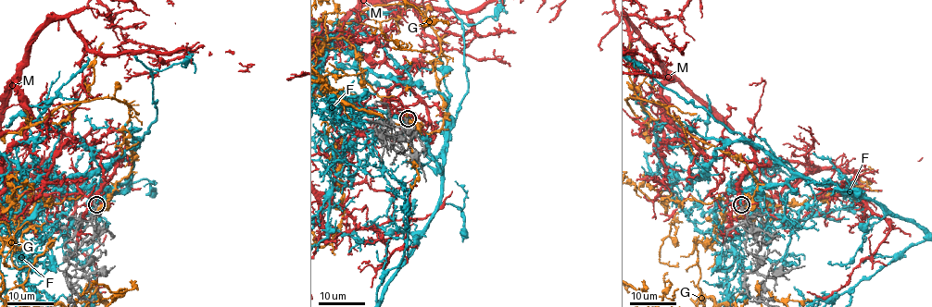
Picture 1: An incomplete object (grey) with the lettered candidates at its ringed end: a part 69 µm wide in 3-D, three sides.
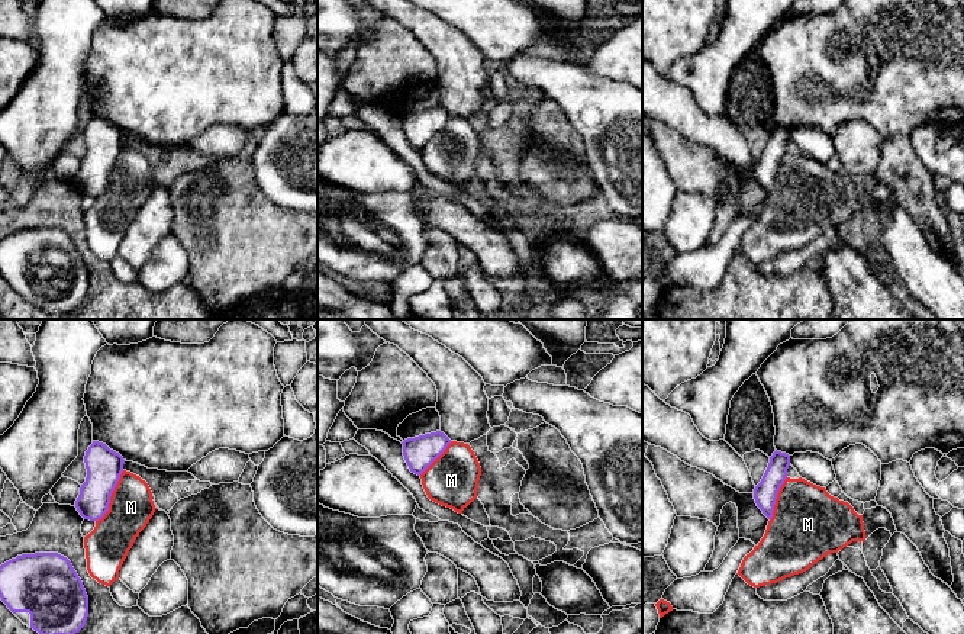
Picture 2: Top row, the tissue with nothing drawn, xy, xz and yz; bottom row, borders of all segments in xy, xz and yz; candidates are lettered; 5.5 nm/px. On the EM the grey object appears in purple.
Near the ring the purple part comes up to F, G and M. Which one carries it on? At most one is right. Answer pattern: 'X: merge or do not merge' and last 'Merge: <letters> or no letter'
F: merge
G: do not merge
M: do not merge
Merge: F

